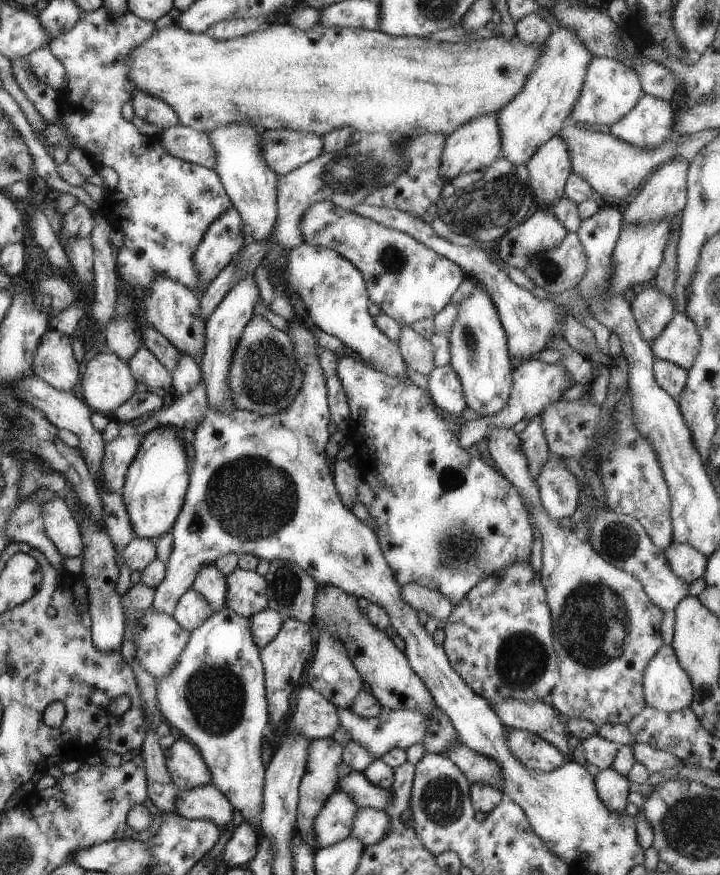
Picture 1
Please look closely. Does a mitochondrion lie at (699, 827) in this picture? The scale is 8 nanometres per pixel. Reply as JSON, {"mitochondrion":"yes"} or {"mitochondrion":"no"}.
{"mitochondrion":"yes"}

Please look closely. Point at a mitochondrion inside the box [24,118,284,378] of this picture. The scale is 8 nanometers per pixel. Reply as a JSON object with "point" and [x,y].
{"point":[91,331]}

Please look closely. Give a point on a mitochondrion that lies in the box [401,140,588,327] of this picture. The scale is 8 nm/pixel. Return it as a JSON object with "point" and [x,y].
{"point":[503,195]}

